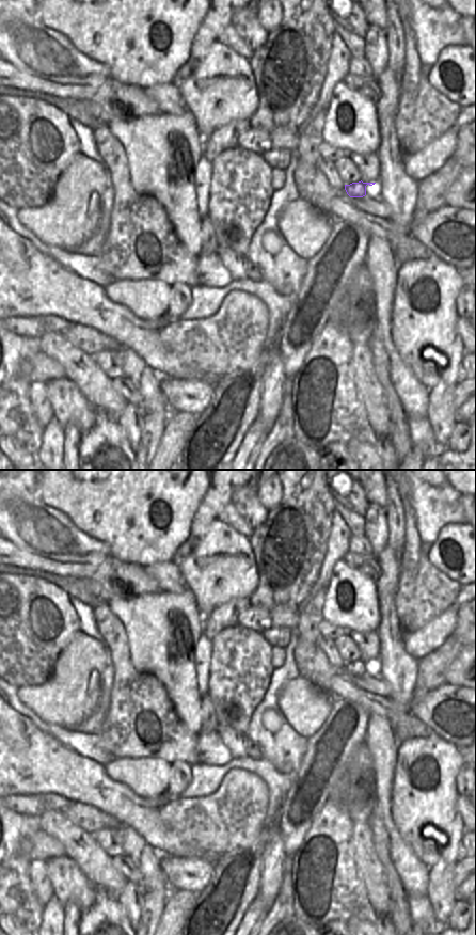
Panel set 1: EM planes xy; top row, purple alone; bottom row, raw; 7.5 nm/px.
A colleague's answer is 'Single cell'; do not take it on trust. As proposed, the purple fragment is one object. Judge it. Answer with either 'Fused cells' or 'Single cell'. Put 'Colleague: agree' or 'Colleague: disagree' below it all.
Single cell.
Colleague: agree

